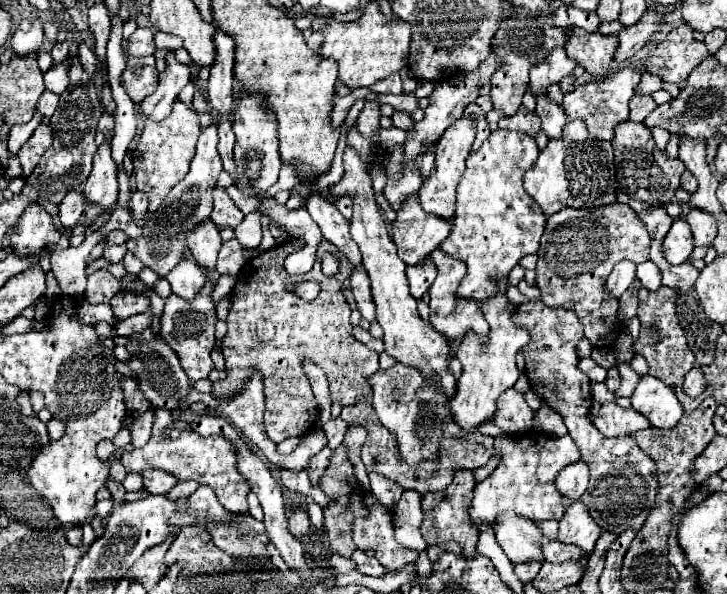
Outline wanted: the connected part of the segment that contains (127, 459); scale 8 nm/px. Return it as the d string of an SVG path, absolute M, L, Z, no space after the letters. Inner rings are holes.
M151 407L155 412L155 421L152 427L152 437L142 449L126 451L120 461L126 467L126 471L142 473L146 469L162 469L178 477L178 481L196 481L198 485L208 485L214 489L220 505L226 511L248 515L248 501L246 495L250 491L250 483L240 475L238 471L238 455L236 445L224 435L210 435L202 437L192 429L186 429L180 433L178 439L162 437L162 431L172 425L172 415L168 409Z

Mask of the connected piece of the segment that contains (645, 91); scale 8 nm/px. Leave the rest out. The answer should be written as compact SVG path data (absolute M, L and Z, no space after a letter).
M644 71L640 83L636 85L636 93L638 93L638 95L650 95L650 93L658 91L660 87L662 87L662 79L660 79L658 75L652 75L652 73Z

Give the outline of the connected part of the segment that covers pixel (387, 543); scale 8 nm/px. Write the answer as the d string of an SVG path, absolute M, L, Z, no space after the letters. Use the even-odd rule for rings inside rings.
M364 493L364 507L368 507L368 515L362 519L354 519L352 535L358 549L376 547L376 559L386 569L404 569L406 565L418 559L418 553L398 545L394 537L394 513L386 509L374 493Z

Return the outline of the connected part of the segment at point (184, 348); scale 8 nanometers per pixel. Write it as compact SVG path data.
M210 279L210 285L204 285L204 291L192 303L186 299L180 299L178 295L170 295L164 305L162 313L162 327L160 327L160 337L176 351L190 385L194 385L198 379L208 379L208 373L214 369L214 363L210 359L210 351L216 345L214 337L214 325L216 325L216 307L212 301L212 291L216 287L216 281Z

